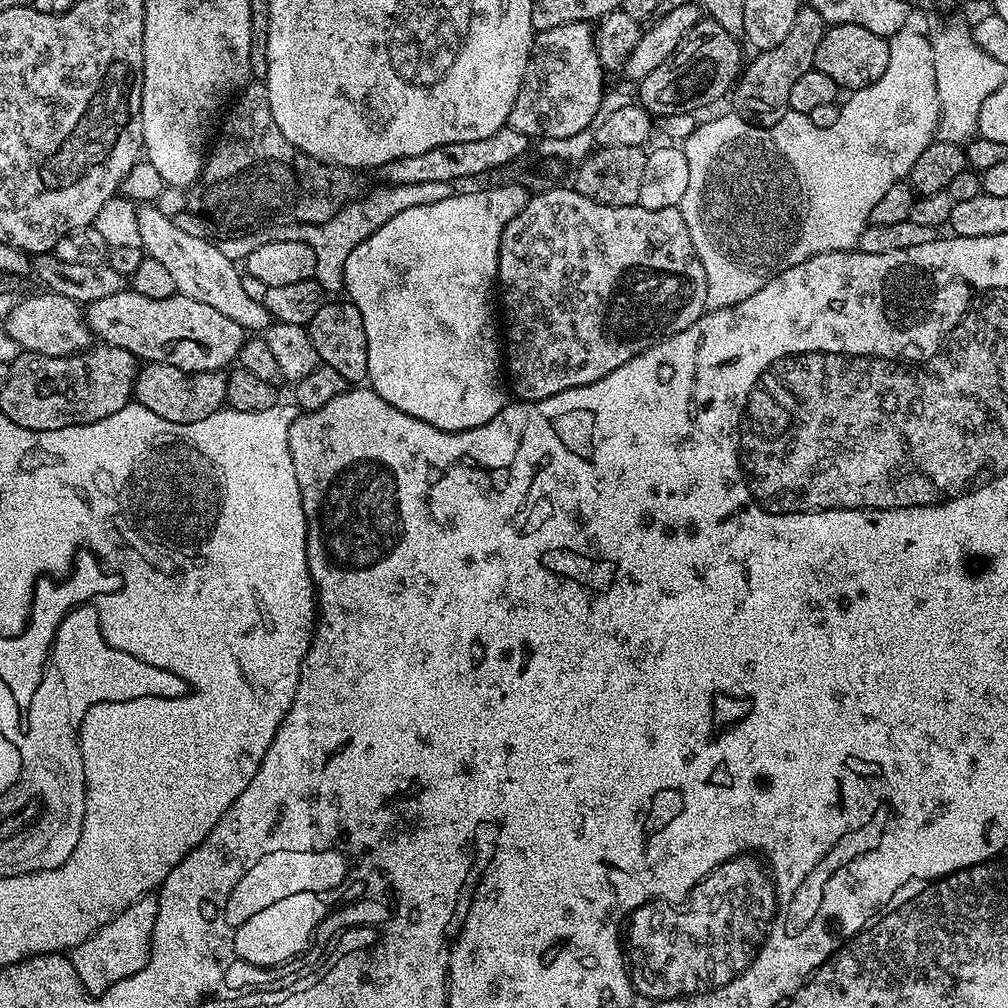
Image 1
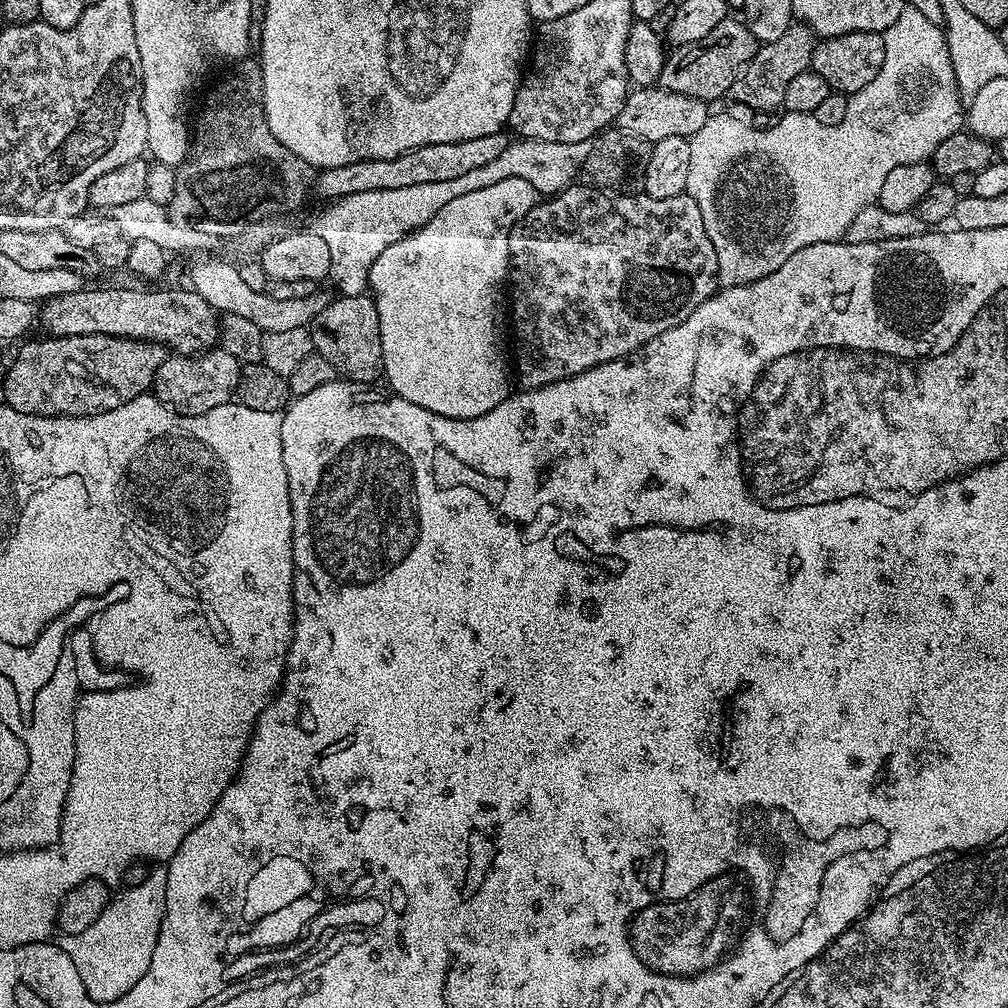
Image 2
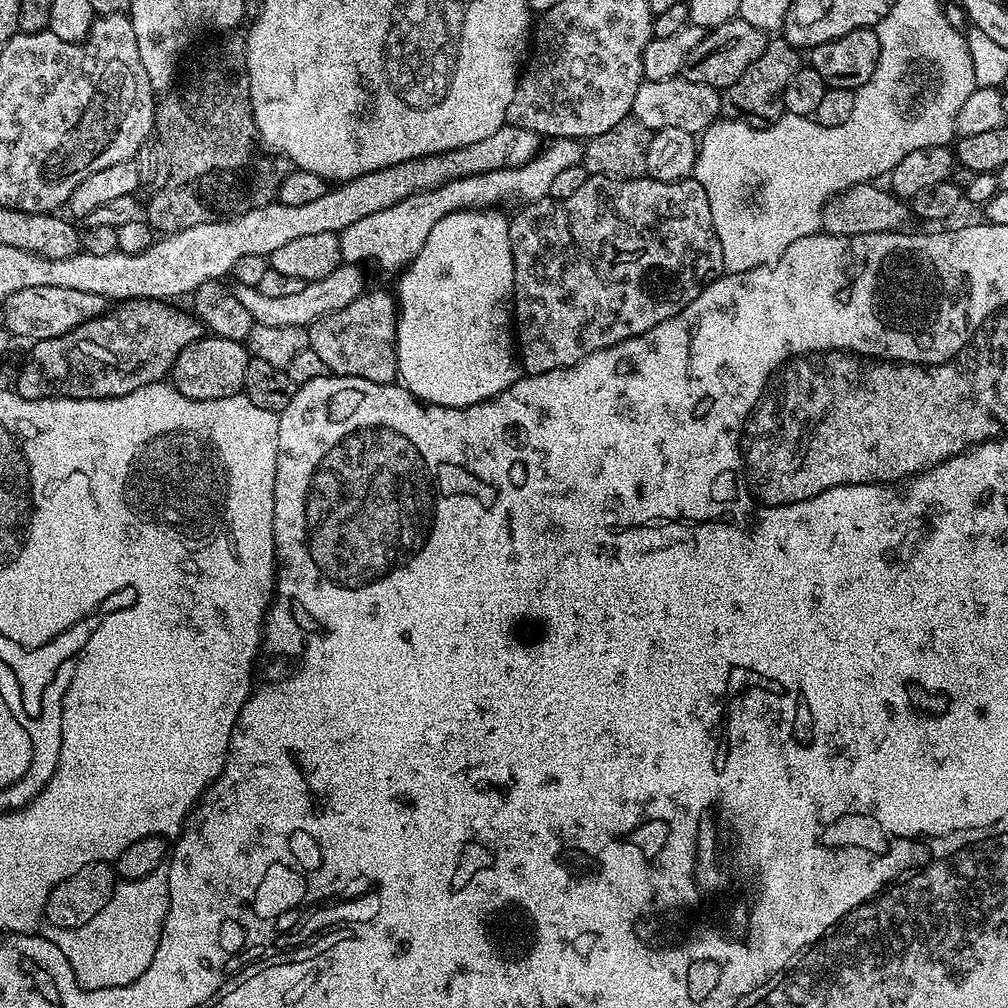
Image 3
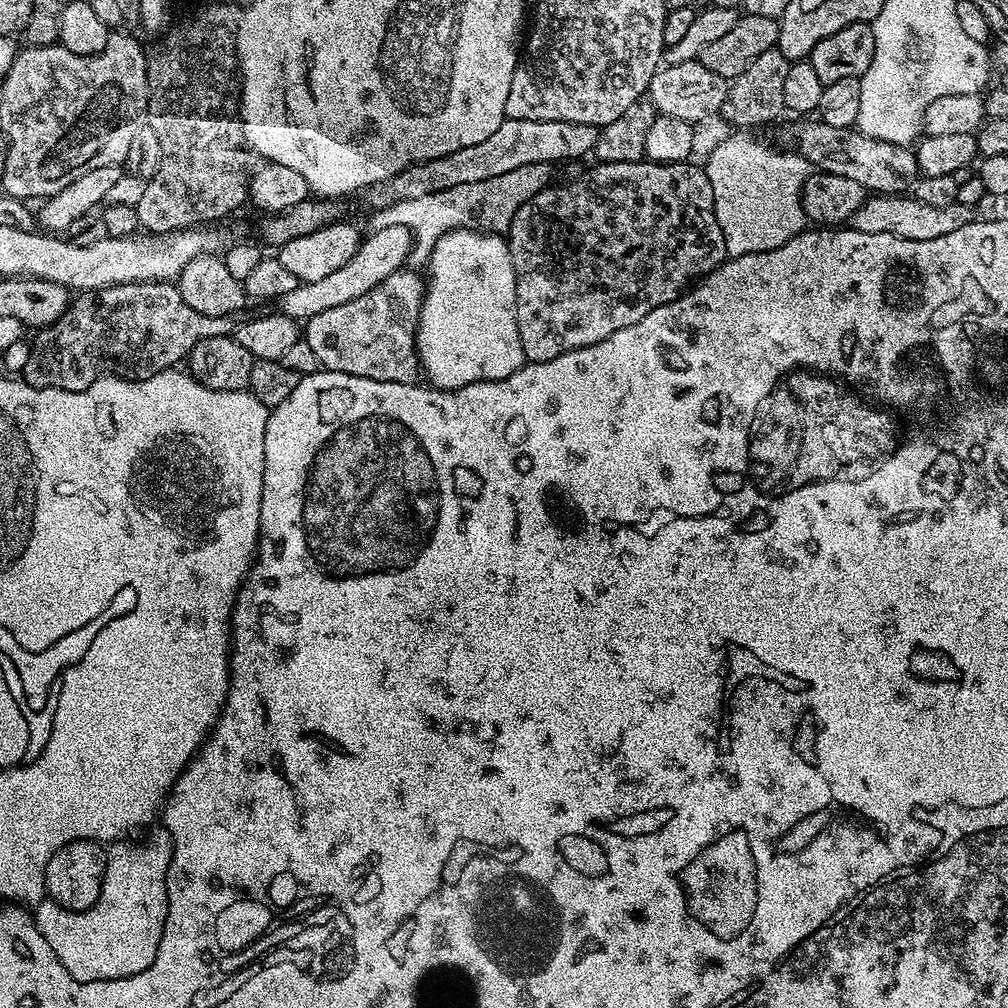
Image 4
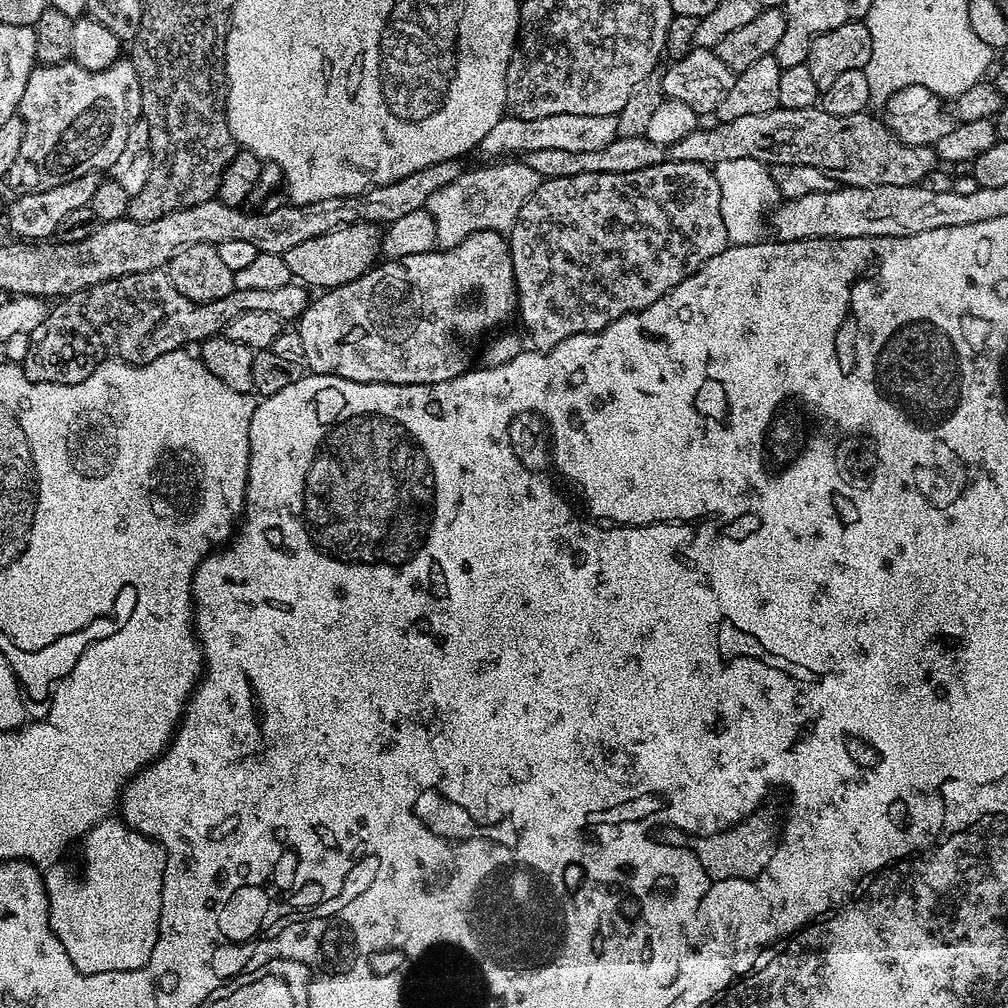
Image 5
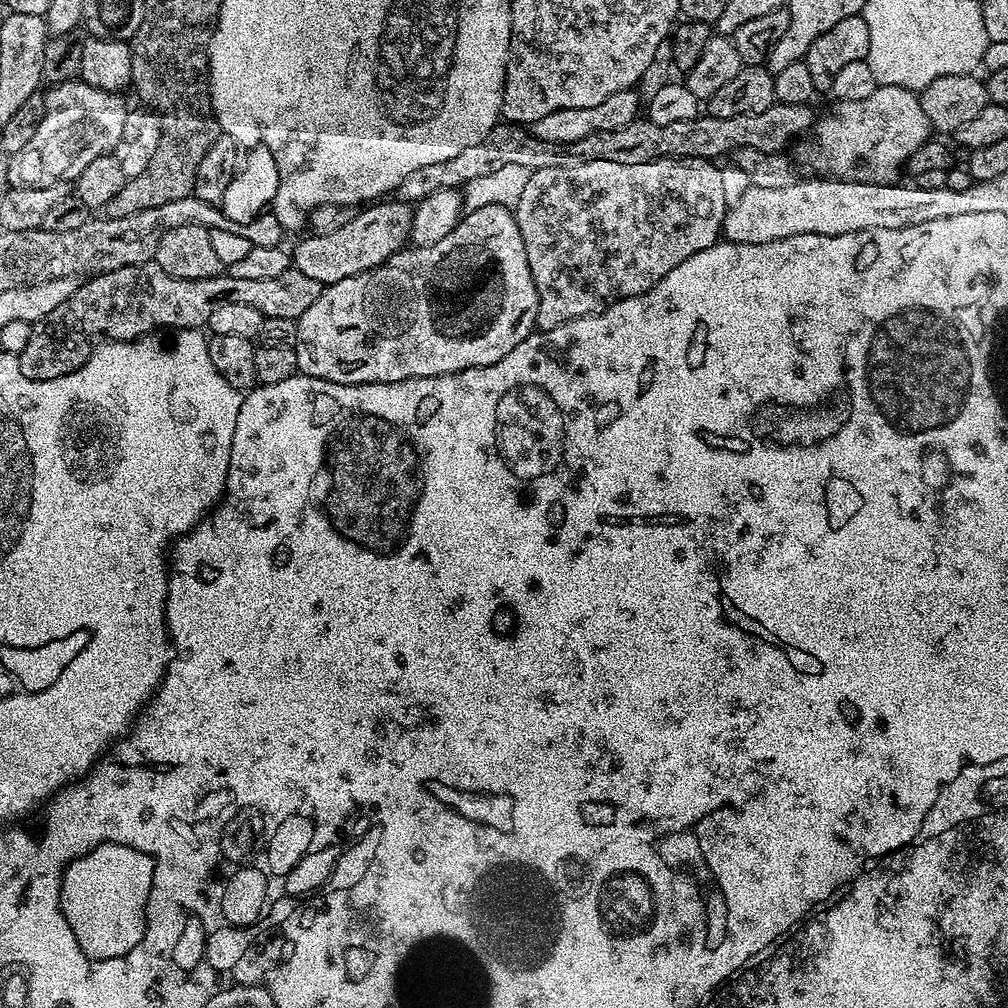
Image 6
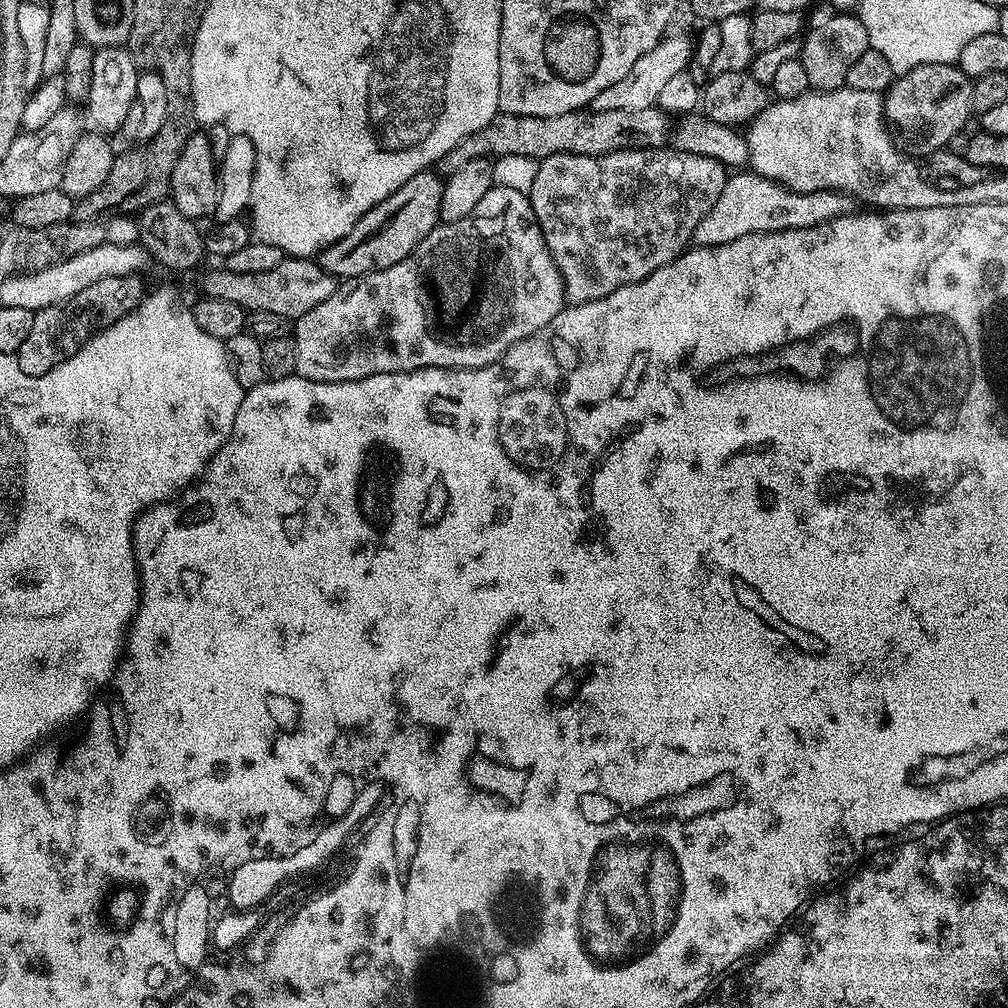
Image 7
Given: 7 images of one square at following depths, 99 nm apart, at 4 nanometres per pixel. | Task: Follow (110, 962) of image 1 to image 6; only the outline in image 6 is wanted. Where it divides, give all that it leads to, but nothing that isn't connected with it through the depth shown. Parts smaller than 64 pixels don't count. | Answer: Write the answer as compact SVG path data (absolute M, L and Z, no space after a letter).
M119 842L114 844L99 844L97 848L91 848L84 856L80 856L78 859L72 860L66 865L64 876L60 880L60 909L66 918L66 922L70 926L70 930L74 930L74 938L78 942L78 946L90 959L105 960L106 958L114 958L115 960L119 960L130 950L134 950L134 946L138 946L138 942L142 942L144 931L148 925L148 899L150 898L155 869L156 862L152 857L147 856L144 852L140 852L137 848L131 848L128 844L121 844Z

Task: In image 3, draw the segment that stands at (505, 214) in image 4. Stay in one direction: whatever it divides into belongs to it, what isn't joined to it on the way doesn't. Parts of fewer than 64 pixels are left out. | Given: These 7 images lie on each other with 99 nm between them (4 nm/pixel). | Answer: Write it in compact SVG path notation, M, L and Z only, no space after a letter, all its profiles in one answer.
M556 138L551 142L545 143L530 162L519 164L513 168L499 168L490 170L482 174L470 174L458 178L454 182L446 182L429 192L415 192L408 198L402 198L394 206L386 206L386 210L378 210L376 214L366 214L366 218L361 218L354 222L352 226L346 226L346 230L339 233L340 238L340 258L345 264L367 265L367 260L377 260L384 268L403 269L422 250L426 238L430 238L430 230L434 222L446 218L446 214L460 212L464 208L490 208L500 206L503 200L512 200L517 196L520 202L531 202L542 200L549 195L548 192L556 184L556 179L563 172L568 172L572 167L579 165L584 159L584 144L579 140L569 140L567 138Z

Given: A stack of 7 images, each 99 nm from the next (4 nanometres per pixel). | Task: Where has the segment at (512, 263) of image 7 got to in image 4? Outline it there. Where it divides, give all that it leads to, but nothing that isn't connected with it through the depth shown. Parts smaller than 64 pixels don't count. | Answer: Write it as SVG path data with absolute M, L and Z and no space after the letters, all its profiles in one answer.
M416 270L395 272L390 274L390 278L382 278L374 290L366 290L362 298L354 298L354 302L345 302L343 306L334 306L331 310L322 310L322 314L314 314L314 318L307 320L302 336L310 342L310 350L314 350L321 369L378 382L417 383L421 379L422 369L420 355L416 352L416 331L426 287L420 275Z

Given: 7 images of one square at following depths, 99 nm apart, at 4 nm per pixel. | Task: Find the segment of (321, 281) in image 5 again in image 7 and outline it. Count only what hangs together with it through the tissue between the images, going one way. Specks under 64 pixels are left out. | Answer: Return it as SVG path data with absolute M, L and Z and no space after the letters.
M425 170L414 174L390 198L374 206L338 242L325 248L318 257L318 263L337 278L361 276L378 270L386 270L402 258L406 258L424 241L436 225L441 223L440 207L444 204L444 180L435 176L435 171Z

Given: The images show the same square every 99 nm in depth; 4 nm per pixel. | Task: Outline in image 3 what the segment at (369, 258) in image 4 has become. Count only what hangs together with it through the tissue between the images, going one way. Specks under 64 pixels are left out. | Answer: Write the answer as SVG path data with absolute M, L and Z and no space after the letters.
M340 263L326 278L309 280L304 283L302 290L295 294L289 294L282 298L269 298L267 294L262 294L258 286L252 288L248 284L235 285L234 291L238 302L250 310L253 321L262 326L302 326L308 328L315 320L321 320L326 314L334 314L334 310L343 310L354 302L354 298L364 295L366 285L364 285L365 269L359 264Z

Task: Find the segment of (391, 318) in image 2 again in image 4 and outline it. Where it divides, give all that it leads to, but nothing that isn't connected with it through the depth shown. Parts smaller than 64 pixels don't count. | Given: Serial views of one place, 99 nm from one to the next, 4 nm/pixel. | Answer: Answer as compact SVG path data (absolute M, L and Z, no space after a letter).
M455 228L453 232L442 234L432 251L430 269L432 273L426 276L426 287L424 290L424 301L420 311L420 321L416 331L416 352L420 355L420 366L423 375L428 376L427 383L433 388L445 388L454 390L462 386L470 386L479 380L501 380L510 378L518 369L523 368L526 361L522 342L518 338L518 318L516 317L516 275L514 274L514 262L508 249L508 241L503 235L478 232L474 228Z

